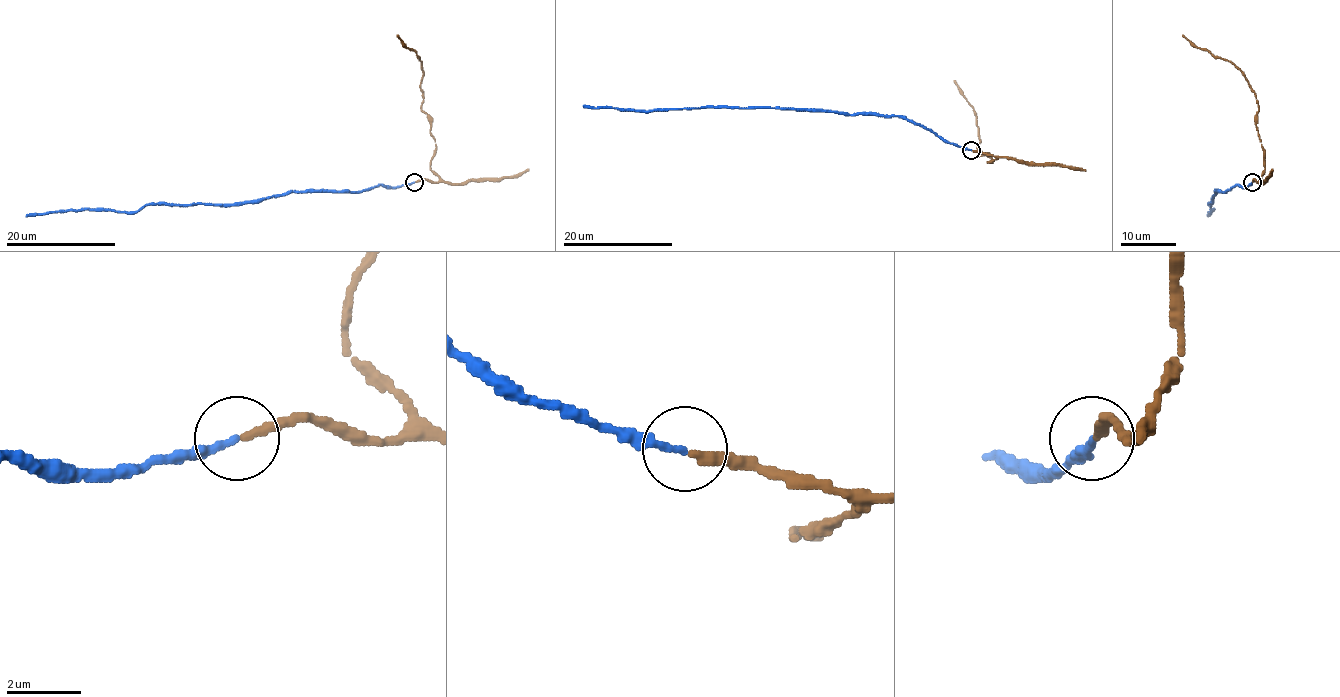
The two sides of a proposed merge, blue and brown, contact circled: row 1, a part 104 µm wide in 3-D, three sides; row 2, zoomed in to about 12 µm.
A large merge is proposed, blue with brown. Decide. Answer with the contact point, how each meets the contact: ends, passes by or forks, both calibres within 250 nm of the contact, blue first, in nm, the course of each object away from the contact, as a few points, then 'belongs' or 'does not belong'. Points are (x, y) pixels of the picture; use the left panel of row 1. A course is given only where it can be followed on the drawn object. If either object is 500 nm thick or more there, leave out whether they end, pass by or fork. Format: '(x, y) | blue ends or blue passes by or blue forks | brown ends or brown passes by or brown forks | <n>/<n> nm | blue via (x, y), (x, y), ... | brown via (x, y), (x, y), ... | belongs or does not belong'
(414, 182) | blue ends | brown ends | 200/300 nm | blue via (414, 182), (378, 185), (362, 192), (287, 192), (232, 204), (144, 204), (129, 212), (67, 210), (26, 217) | brown via (415, 182), (438, 181), (430, 168), (436, 144), (430, 133), (430, 120), (421, 109), (422, 63), (397, 35) | belongs

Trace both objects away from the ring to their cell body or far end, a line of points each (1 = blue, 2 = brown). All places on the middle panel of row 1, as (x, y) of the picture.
1: (971, 149), (945, 142), (919, 124), (898, 116), (844, 115), (789, 108), (701, 107), (624, 111), (583, 105)
2: (972, 151), (995, 157), (987, 163), (993, 159), (987, 153), (978, 156), (980, 141), (975, 111), (954, 80)

